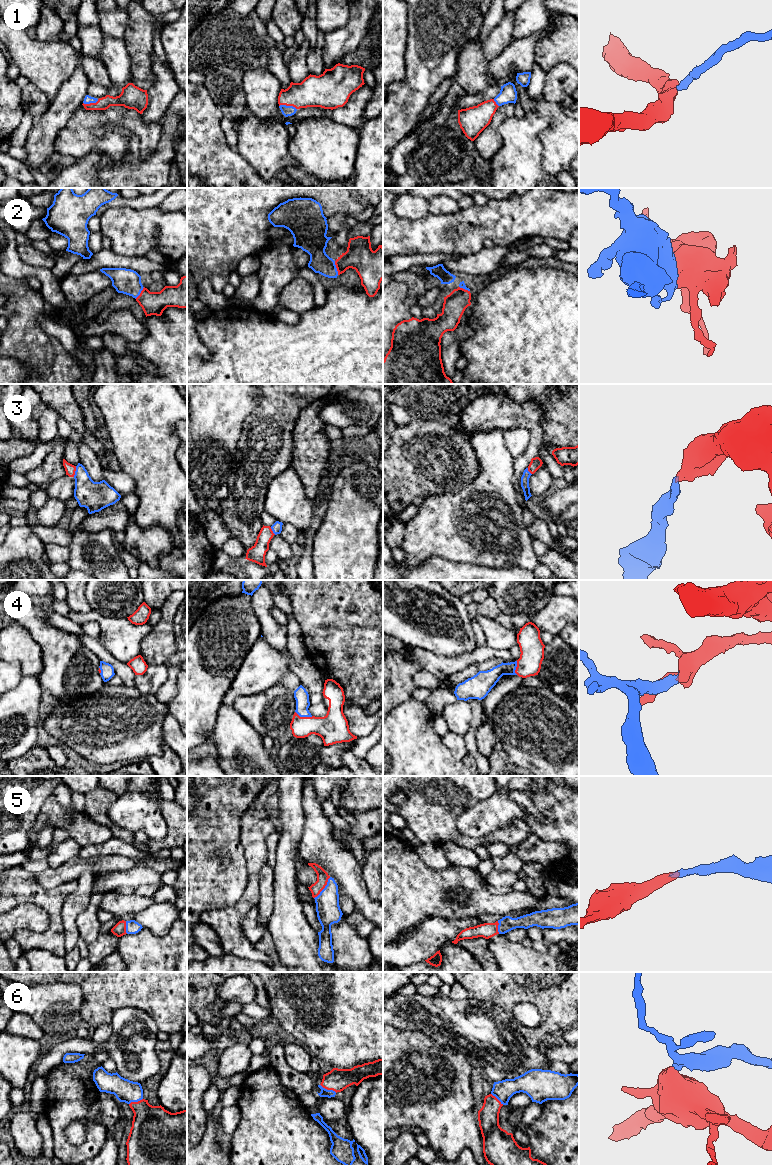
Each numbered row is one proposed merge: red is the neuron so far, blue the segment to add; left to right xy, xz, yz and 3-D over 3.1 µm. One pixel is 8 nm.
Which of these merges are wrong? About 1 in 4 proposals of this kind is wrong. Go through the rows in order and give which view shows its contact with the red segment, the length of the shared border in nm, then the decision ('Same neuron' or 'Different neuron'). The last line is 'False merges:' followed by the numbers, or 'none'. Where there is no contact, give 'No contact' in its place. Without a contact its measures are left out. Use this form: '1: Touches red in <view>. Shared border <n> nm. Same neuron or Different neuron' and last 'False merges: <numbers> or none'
1: Touches red in xz. Shared border 150 nm. Same neuron
2: Touches red in xz. Shared border 120 nm. Same neuron
3: Touches red in xy. Shared border 90 nm. Same neuron
4: Touches red in xz. Shared border 150 nm. Same neuron
5: Touches red in xz. Shared border 220 nm. Same neuron
6: Touches red in xz. Shared border 150 nm. Same neuron
False merges: none

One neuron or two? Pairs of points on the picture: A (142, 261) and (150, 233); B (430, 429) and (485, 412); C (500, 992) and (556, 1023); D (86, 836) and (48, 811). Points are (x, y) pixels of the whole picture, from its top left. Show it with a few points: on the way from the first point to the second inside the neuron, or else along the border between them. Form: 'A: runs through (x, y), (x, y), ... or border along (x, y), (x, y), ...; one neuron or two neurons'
A: border along (120, 254), (144, 256); two neurons
B: border along (459, 414), (457, 427), (470, 437); two neurons
C: runs through (515, 992), (531, 992), (547, 1008); one neuron
D: runs through (77, 827), (69, 826), (60, 817), (57, 817); one neuron

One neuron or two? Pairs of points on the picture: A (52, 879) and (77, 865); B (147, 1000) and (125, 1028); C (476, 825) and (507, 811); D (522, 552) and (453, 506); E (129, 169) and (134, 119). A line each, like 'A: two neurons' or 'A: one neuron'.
A: one neuron
B: two neurons
C: one neuron
D: one neuron
E: two neurons

